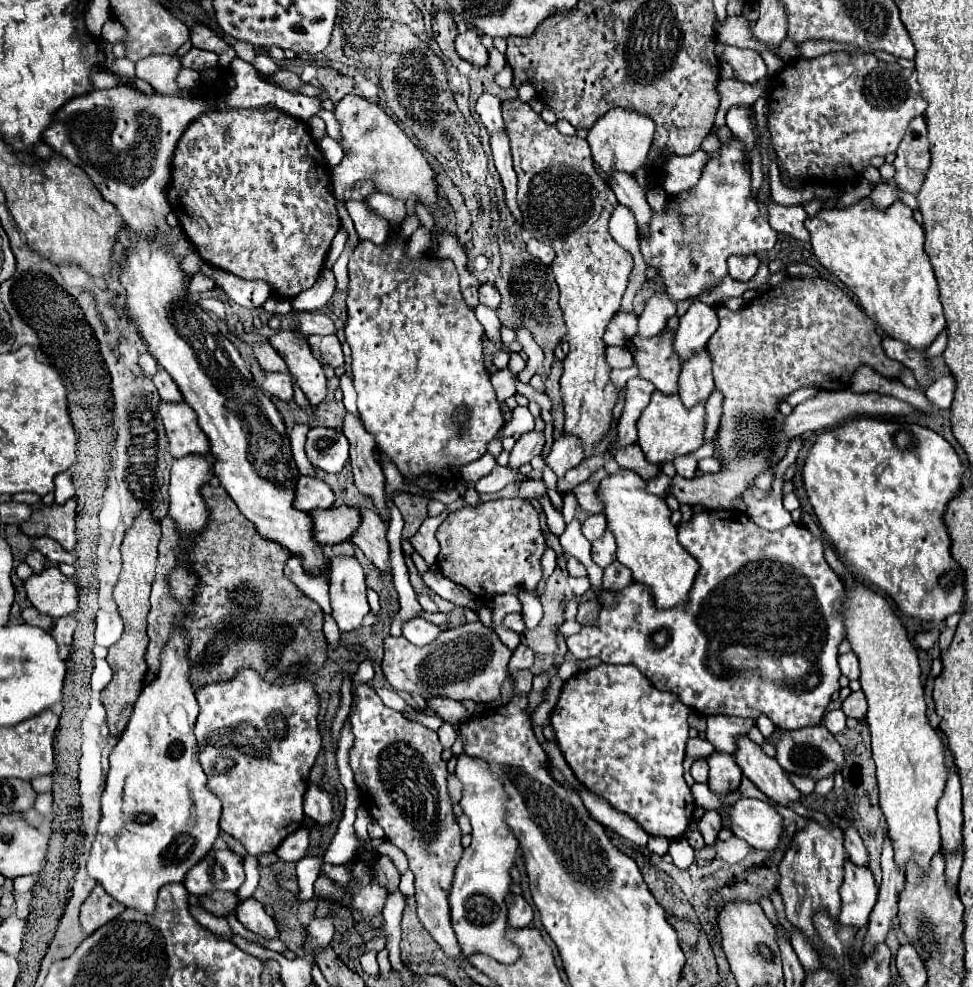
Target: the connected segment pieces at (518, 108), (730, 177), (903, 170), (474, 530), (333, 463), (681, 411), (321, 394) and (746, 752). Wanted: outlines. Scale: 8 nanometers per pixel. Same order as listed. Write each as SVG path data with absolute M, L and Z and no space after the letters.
M519 99L503 101L503 119L505 131L511 141L513 167L519 177L517 201L523 211L523 229L537 241L551 245L557 253L555 261L551 263L551 269L561 291L559 305L563 309L563 317L569 329L565 335L565 339L569 341L569 353L563 361L565 371L559 381L565 411L565 433L575 435L581 441L583 449L589 453L607 435L613 421L611 411L617 403L617 389L609 379L611 367L605 361L607 345L603 341L603 333L611 317L619 311L621 297L627 289L629 273L633 269L633 257L629 251L619 247L609 235L607 223L613 209L617 207L617 199L611 187L597 175L587 141L579 137L561 135L555 125L547 125L527 103Z
M731 139L729 145L721 145L719 157L711 157L701 181L691 189L667 203L665 213L653 213L649 223L649 241L641 241L641 253L649 267L655 267L665 281L667 295L673 301L683 301L699 295L709 285L717 285L723 275L727 275L727 257L729 255L749 255L759 251L773 249L777 241L777 231L769 227L767 217L759 213L757 201L751 193L751 175L745 167L743 145Z
M915 117L903 141L897 147L897 157L893 161L895 167L893 183L899 189L917 195L925 179L925 171L929 169L929 163L931 163L931 155L929 155L927 125L923 117Z
M493 499L479 505L467 505L459 511L449 513L449 517L439 525L437 529L437 541L441 545L441 551L437 555L437 565L443 571L443 575L457 585L463 585L477 597L495 597L503 593L515 593L517 591L535 591L541 581L541 555L547 549L545 539L541 535L539 517L531 503L525 503L525 499Z
M313 427L307 433L305 453L311 465L321 467L327 473L339 473L349 459L349 441L337 429Z
M655 391L651 403L643 409L637 419L639 431L639 447L645 453L645 459L653 465L661 465L673 461L679 455L689 455L703 445L703 429L705 429L705 405L695 405L693 409L685 409L679 395L665 395Z
M287 331L275 333L271 337L271 345L285 359L289 373L297 379L307 401L313 407L319 405L327 395L325 373L323 373L321 363L311 355L309 345L301 339L297 339L293 333L287 333Z
M747 735L741 737L737 745L739 749L735 757L743 775L747 775L771 801L787 807L789 803L801 799L801 791L797 791L775 757L767 757Z

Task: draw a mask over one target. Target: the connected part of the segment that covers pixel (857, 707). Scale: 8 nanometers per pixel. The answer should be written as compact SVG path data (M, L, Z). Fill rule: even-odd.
M853 691L841 705L843 713L847 717L853 717L853 719L863 719L865 717L865 711L867 711L867 703L865 703L865 695L863 691Z

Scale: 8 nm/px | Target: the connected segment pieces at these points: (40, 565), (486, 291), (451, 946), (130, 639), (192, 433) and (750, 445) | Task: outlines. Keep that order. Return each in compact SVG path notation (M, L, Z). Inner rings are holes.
M31 549L25 557L25 563L31 565L35 573L41 573L45 569L45 555L41 555L37 549Z
M483 283L483 285L479 287L479 303L487 305L487 307L491 307L491 309L497 309L499 303L501 303L501 295L499 295L499 291L497 291L493 285Z
M367 683L359 685L355 695L355 709L349 717L355 745L349 759L355 783L363 789L363 805L383 827L385 837L407 855L409 869L415 875L417 915L423 927L451 959L467 961L453 935L449 915L449 887L463 847L457 817L451 811L447 793L447 763L441 759L443 747L439 737L425 725L409 721L403 713L385 707L381 697Z
M145 509L145 511L141 511L141 515L137 515L133 525L125 531L125 539L121 545L123 569L121 569L119 581L113 589L113 599L125 621L125 633L119 639L119 643L109 649L107 661L113 669L113 679L103 689L107 727L109 727L109 735L113 735L113 737L119 737L123 733L123 729L127 727L129 717L133 713L133 705L143 689L143 677L147 673L147 663L145 663L145 649L147 649L147 641L149 641L147 639L147 615L149 615L149 593L151 593L151 583L153 583L153 573L155 573L159 539L161 539L161 525L153 517L151 509Z
M161 403L159 413L169 437L169 453L175 459L185 455L207 455L209 443L197 425L193 409L185 403Z
M789 275L779 285L751 299L741 311L731 311L723 305L717 305L715 313L719 319L719 327L707 341L707 351L713 359L715 387L723 393L723 415L717 433L717 443L721 451L721 471L705 473L693 479L683 479L675 475L669 495L677 497L679 503L703 505L711 511L725 511L733 507L735 499L741 497L741 493L753 483L757 475L769 469L769 459L773 455L775 417L779 413L779 403L783 403L787 395L803 387L817 387L827 391L849 389L851 377L861 365L867 365L889 379L899 379L905 367L899 361L887 359L881 347L881 335L877 335L875 331L875 321L867 317L833 281L825 277L815 279Z

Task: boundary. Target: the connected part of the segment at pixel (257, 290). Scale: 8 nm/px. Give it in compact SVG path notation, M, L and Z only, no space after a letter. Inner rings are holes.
M203 265L201 273L213 277L215 283L229 295L229 299L243 307L261 307L273 295L271 287L261 279L241 279L233 273L225 273L223 269L215 269L211 265Z

